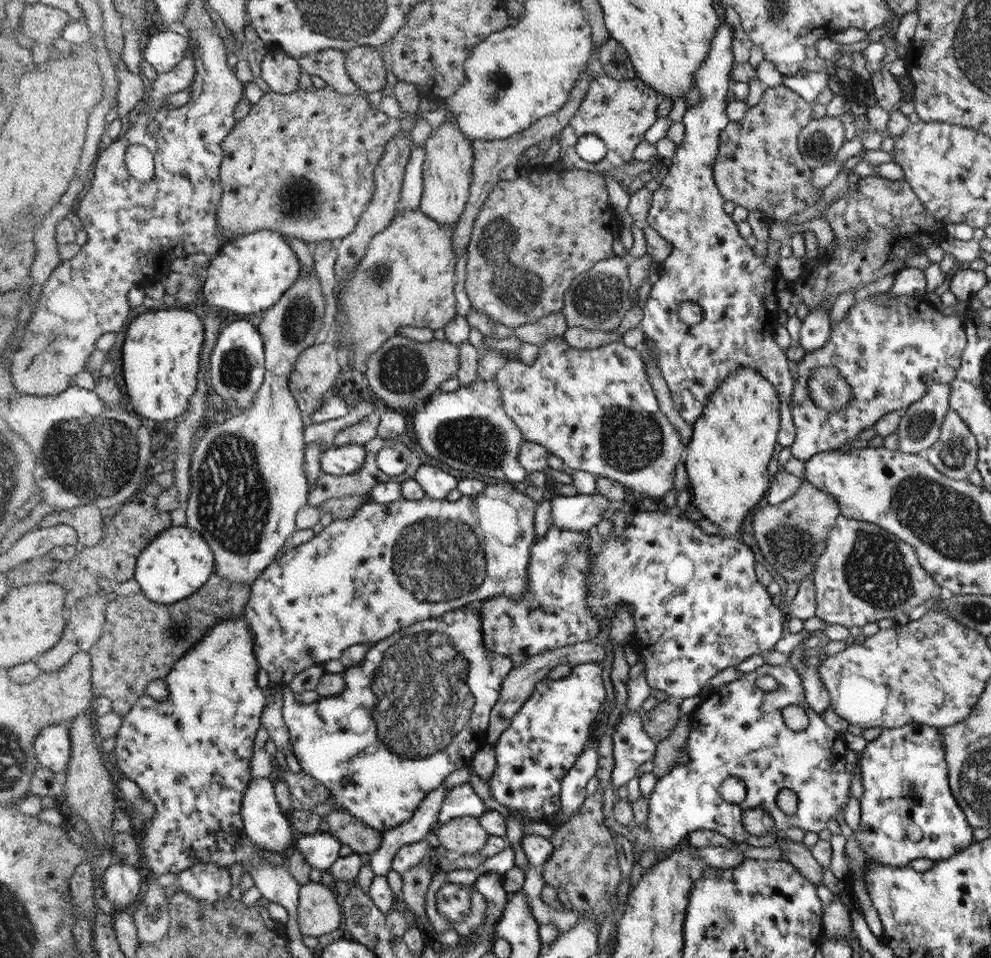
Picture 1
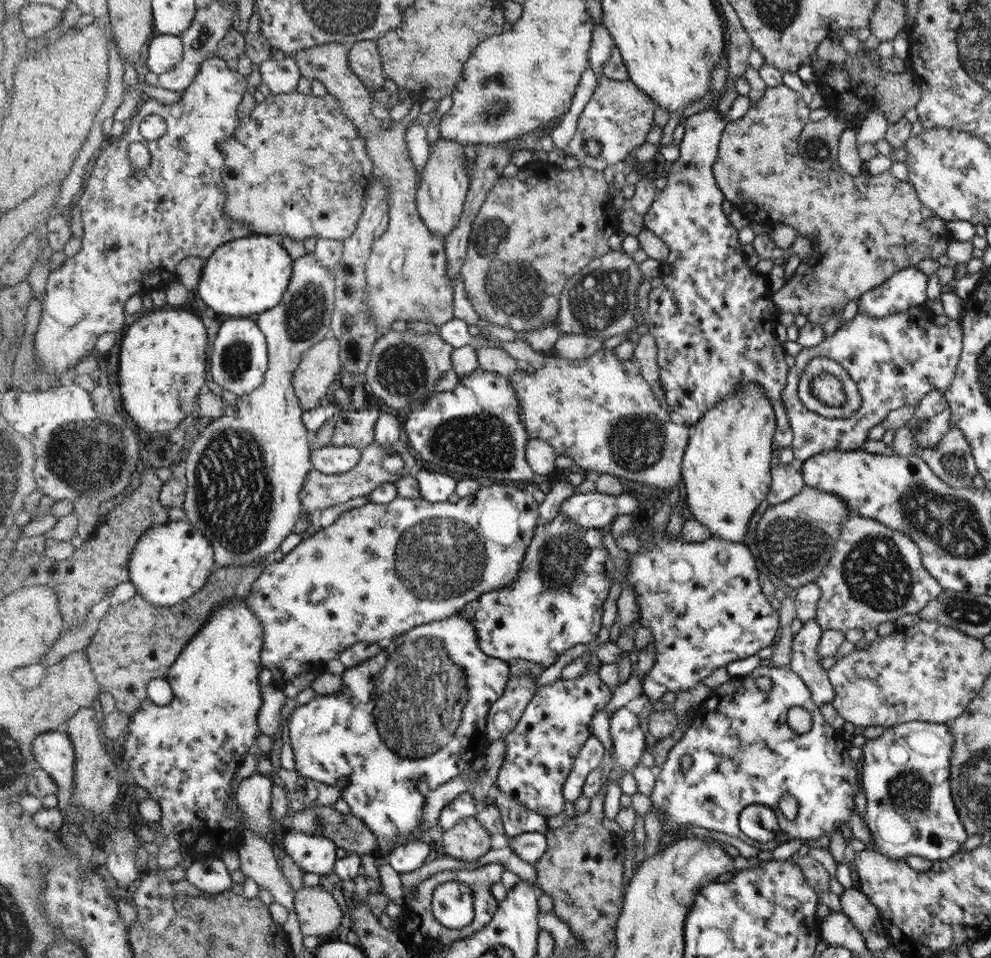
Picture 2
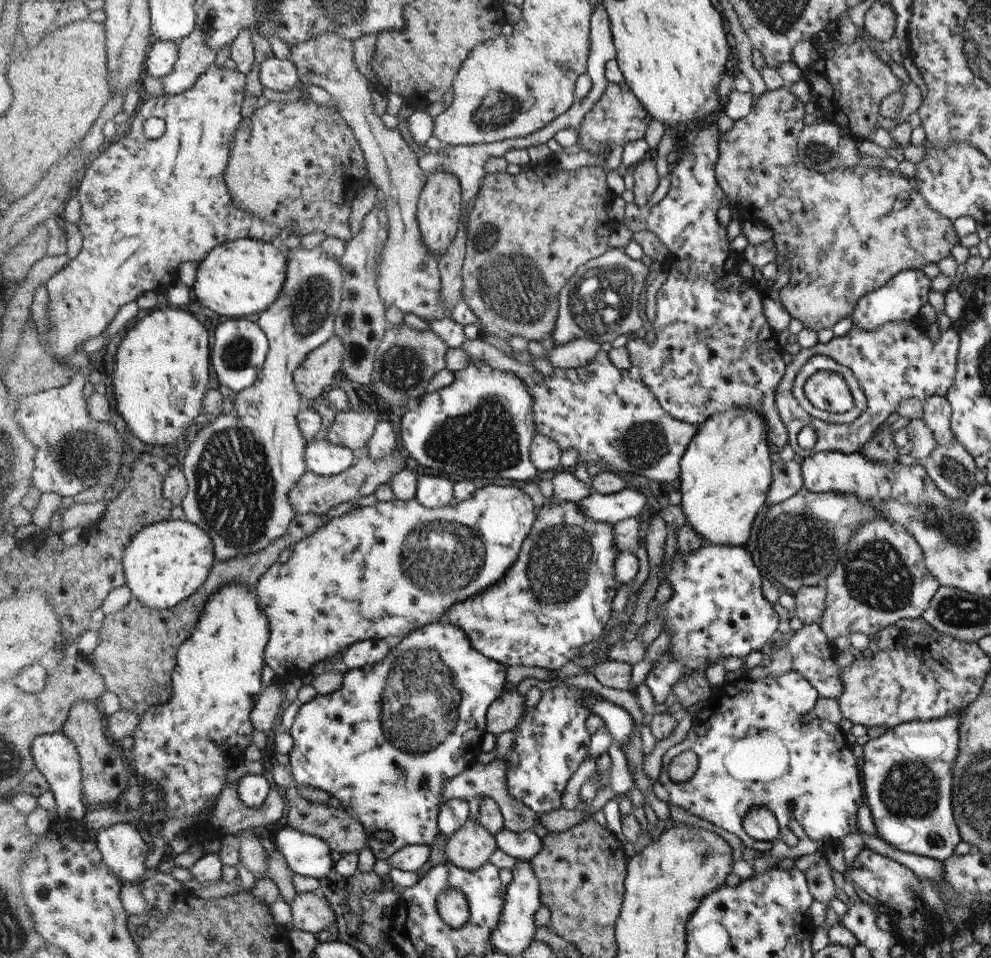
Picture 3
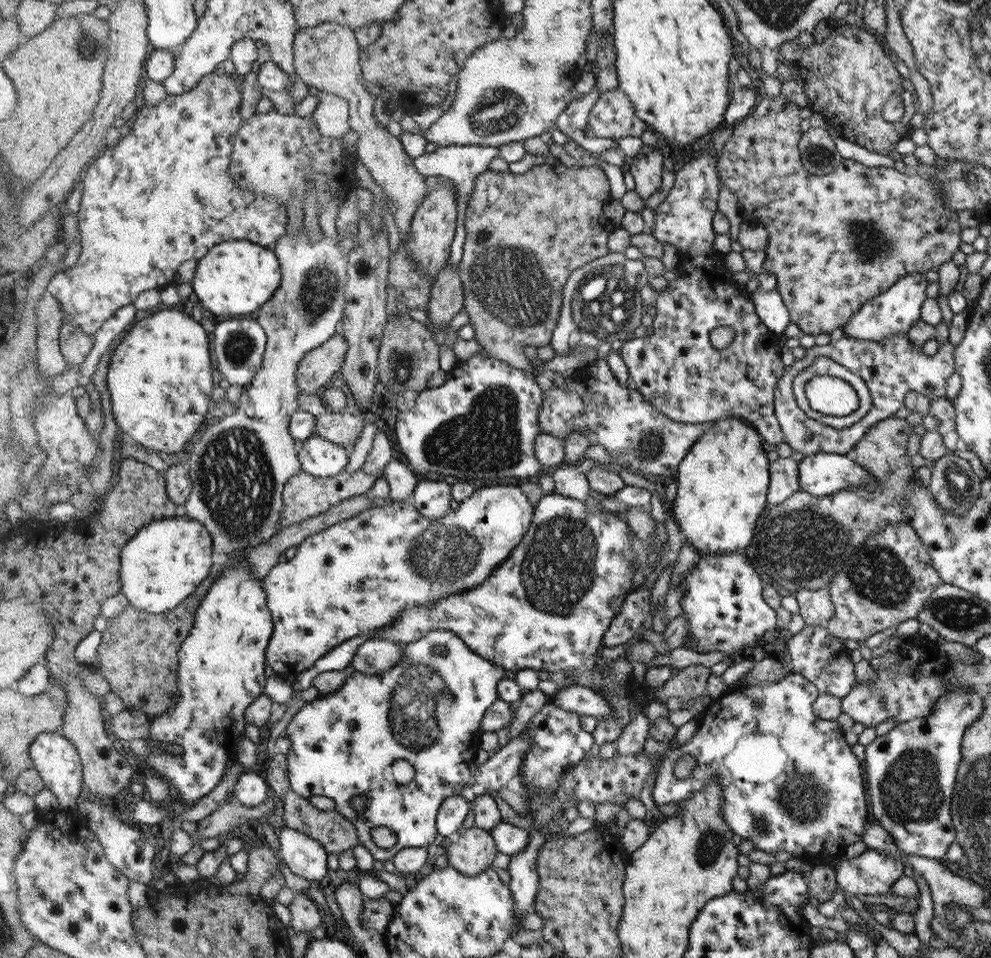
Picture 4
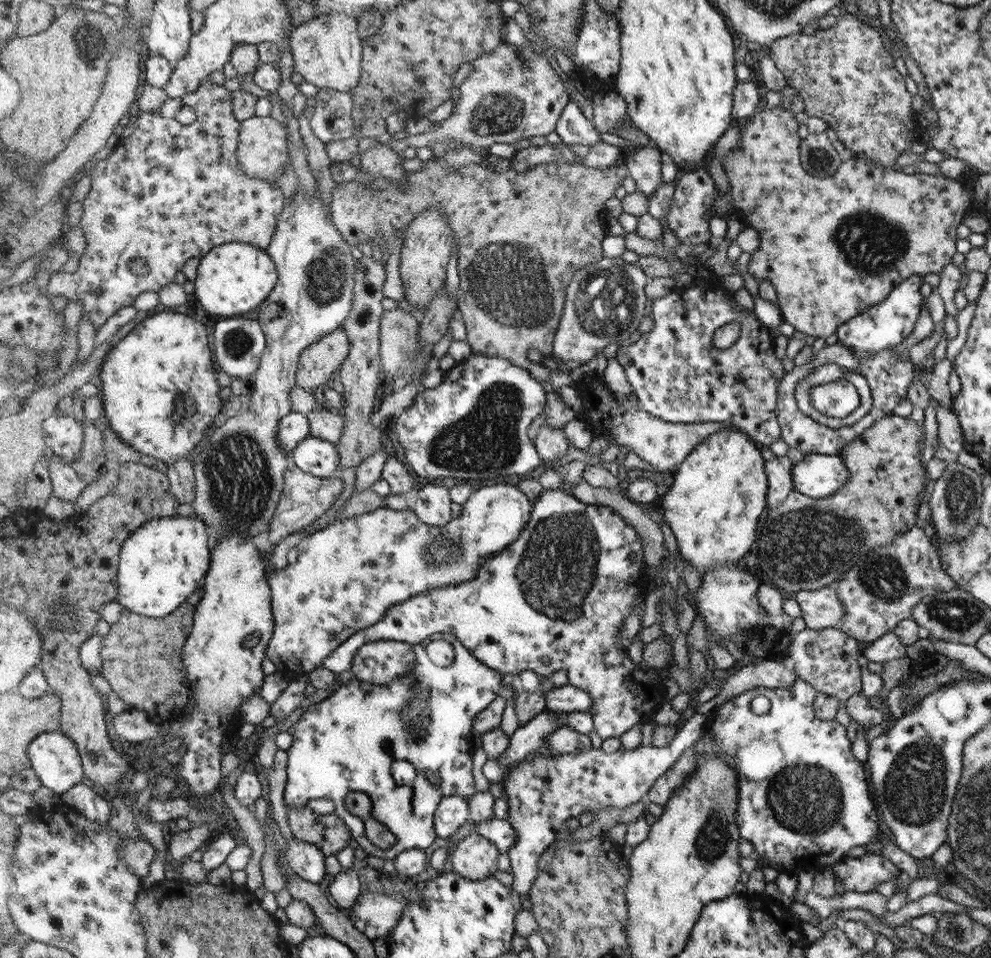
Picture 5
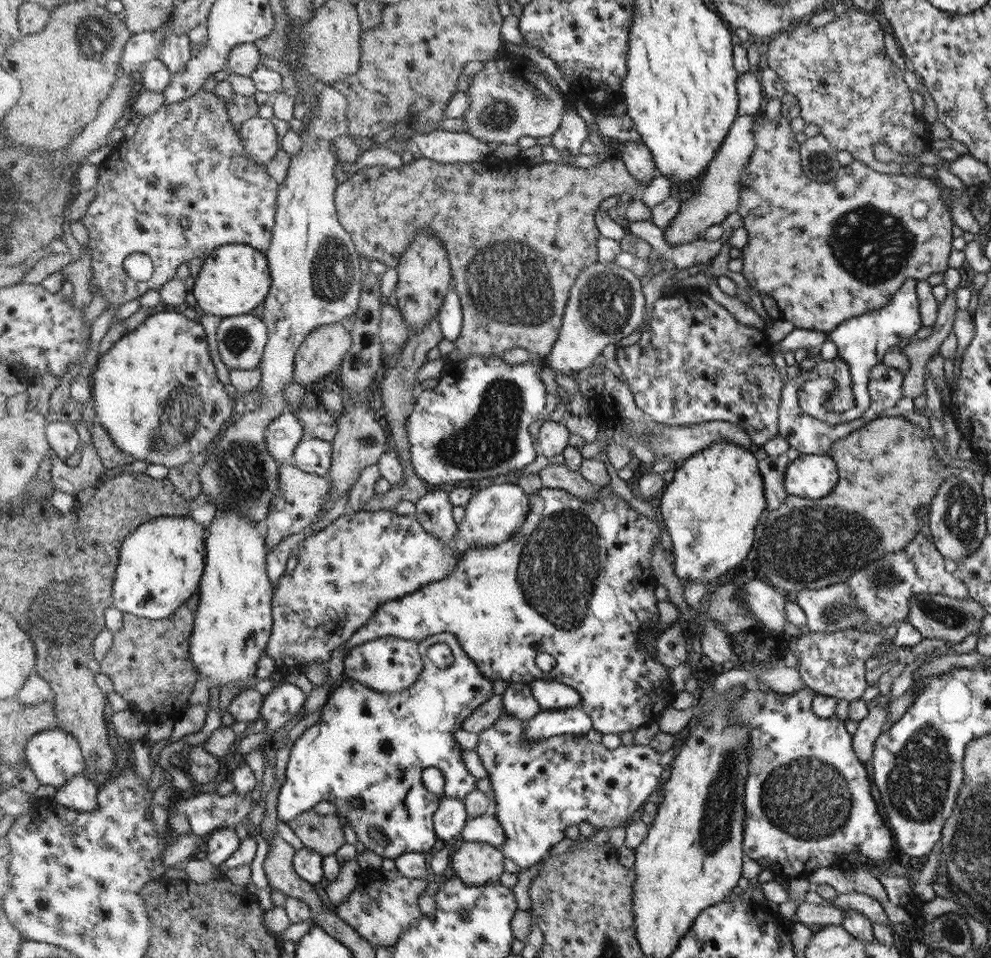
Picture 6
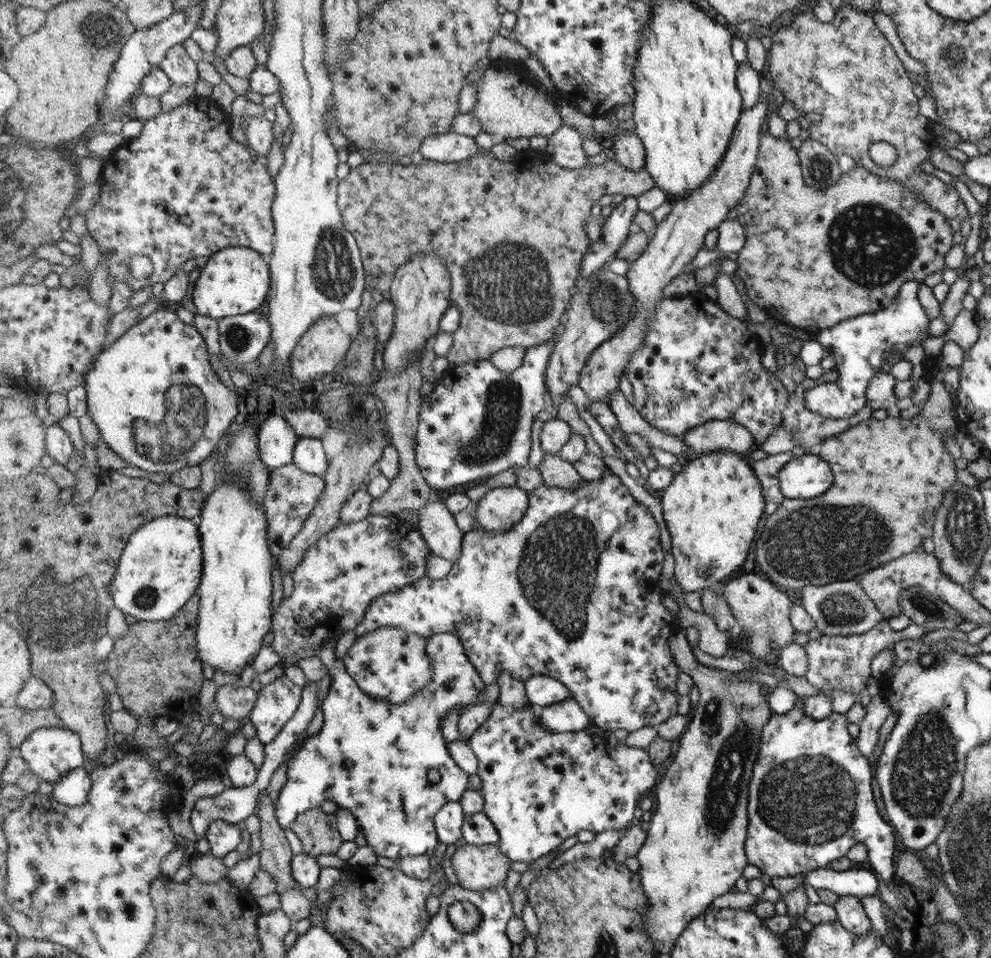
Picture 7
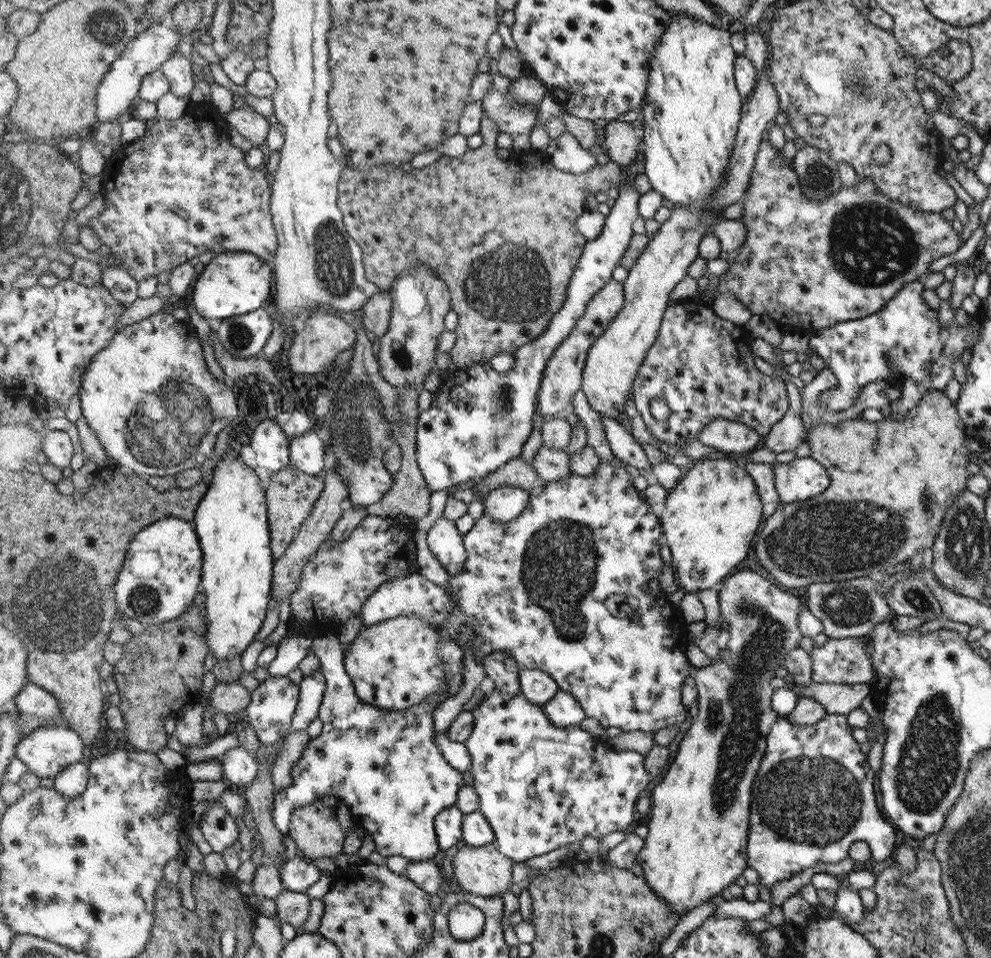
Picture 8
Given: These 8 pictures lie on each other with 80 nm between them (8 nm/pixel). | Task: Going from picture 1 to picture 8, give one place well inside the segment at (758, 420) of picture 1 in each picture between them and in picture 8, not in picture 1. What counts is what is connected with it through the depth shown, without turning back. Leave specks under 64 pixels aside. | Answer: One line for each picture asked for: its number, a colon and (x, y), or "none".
2: (726, 471)
3: (726, 471)
4: (722, 483)
5: (713, 507)
6: (710, 509)
7: (712, 508)
8: (710, 517)

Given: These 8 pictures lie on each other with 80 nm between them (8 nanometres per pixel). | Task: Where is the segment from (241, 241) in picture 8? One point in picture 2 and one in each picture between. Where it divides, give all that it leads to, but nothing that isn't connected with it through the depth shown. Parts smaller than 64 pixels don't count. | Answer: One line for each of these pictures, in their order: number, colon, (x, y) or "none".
2: (139, 225)
3: (149, 205)
4: (163, 195)
5: (170, 192)
6: (181, 187)
7: (183, 189)

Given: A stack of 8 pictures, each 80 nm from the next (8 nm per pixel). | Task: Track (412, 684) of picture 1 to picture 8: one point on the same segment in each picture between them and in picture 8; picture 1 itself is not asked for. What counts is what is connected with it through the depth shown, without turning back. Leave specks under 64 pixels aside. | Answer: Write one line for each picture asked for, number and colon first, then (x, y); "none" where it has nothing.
2: (408, 720)
3: (385, 744)
4: (428, 710)
5: (347, 742)
6: (369, 745)
7: (372, 757)
8: (385, 765)

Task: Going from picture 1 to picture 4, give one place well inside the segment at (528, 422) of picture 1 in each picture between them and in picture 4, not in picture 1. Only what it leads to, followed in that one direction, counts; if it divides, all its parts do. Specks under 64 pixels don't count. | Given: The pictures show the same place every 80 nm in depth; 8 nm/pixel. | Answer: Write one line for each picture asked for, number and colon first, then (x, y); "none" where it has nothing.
2: (597, 410)
3: (612, 420)
4: (616, 416)

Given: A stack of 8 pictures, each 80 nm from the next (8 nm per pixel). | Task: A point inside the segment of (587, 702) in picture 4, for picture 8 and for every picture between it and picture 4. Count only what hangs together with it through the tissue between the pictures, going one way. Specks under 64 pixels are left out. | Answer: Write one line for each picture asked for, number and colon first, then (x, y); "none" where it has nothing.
5: (559, 699)
6: (550, 694)
7: (541, 690)
8: (538, 686)

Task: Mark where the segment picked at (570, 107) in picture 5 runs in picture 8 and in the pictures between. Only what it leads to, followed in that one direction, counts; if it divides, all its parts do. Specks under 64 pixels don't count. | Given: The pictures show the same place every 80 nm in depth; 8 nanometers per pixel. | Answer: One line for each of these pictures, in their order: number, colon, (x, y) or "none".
6: (572, 131)
7: (565, 146)
8: (567, 154)

